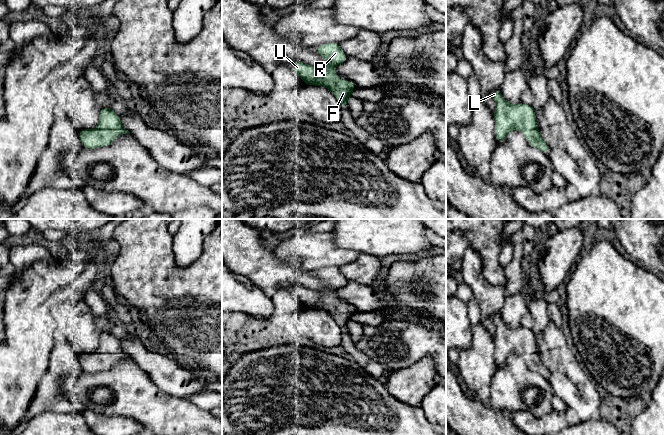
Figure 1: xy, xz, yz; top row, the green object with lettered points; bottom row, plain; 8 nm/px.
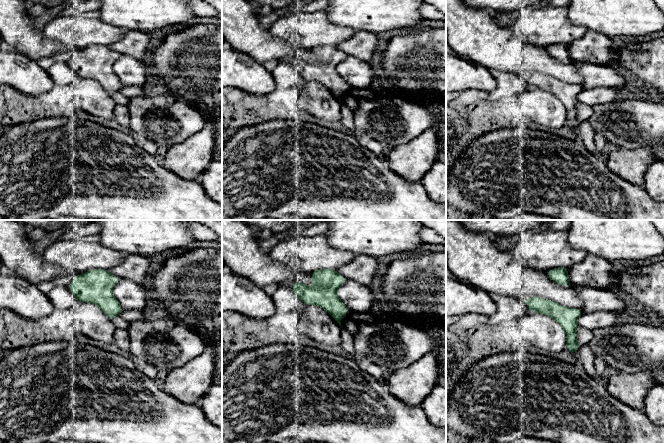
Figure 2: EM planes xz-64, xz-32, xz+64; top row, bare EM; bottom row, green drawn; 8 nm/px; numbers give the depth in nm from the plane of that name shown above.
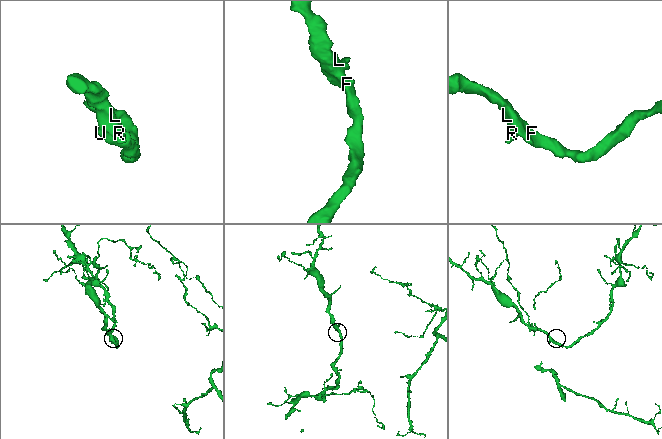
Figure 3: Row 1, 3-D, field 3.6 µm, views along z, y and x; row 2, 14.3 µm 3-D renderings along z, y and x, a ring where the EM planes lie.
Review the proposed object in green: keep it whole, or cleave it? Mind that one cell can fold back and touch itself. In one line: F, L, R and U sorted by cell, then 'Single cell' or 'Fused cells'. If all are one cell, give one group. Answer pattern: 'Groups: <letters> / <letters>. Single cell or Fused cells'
Groups: F L R U. Single cell

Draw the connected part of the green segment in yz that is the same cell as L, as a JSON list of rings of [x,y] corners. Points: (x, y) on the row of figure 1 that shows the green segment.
[[[500,88],[493,90],[491,96],[496,101],[494,132],[497,144],[503,142],[511,130],[519,130],[524,133],[530,146],[548,155],[550,150],[537,129],[534,108],[525,103],[507,103],[501,95]]]

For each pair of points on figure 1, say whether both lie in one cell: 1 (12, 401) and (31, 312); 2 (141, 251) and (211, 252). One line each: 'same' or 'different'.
1: same
2: same

